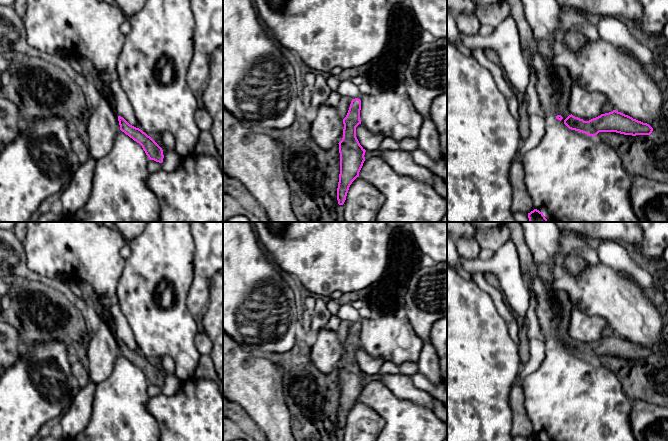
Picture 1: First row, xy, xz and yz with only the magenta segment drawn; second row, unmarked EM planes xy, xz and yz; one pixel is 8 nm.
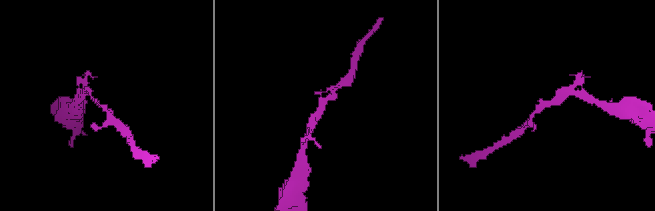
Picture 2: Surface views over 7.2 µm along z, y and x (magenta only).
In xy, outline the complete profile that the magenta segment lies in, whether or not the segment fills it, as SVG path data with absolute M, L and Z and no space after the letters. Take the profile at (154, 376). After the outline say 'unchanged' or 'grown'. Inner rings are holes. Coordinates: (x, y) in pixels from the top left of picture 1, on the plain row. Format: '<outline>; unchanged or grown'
M118 340L118 345L120 354L139 367L150 384L154 384L159 387L163 386L163 374L150 360L141 353L130 349L121 340Z; unchanged

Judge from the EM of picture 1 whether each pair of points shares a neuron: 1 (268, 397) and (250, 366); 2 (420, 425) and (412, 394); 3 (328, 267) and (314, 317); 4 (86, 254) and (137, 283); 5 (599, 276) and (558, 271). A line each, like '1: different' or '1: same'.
1: same
2: different
3: different
4: different
5: same

